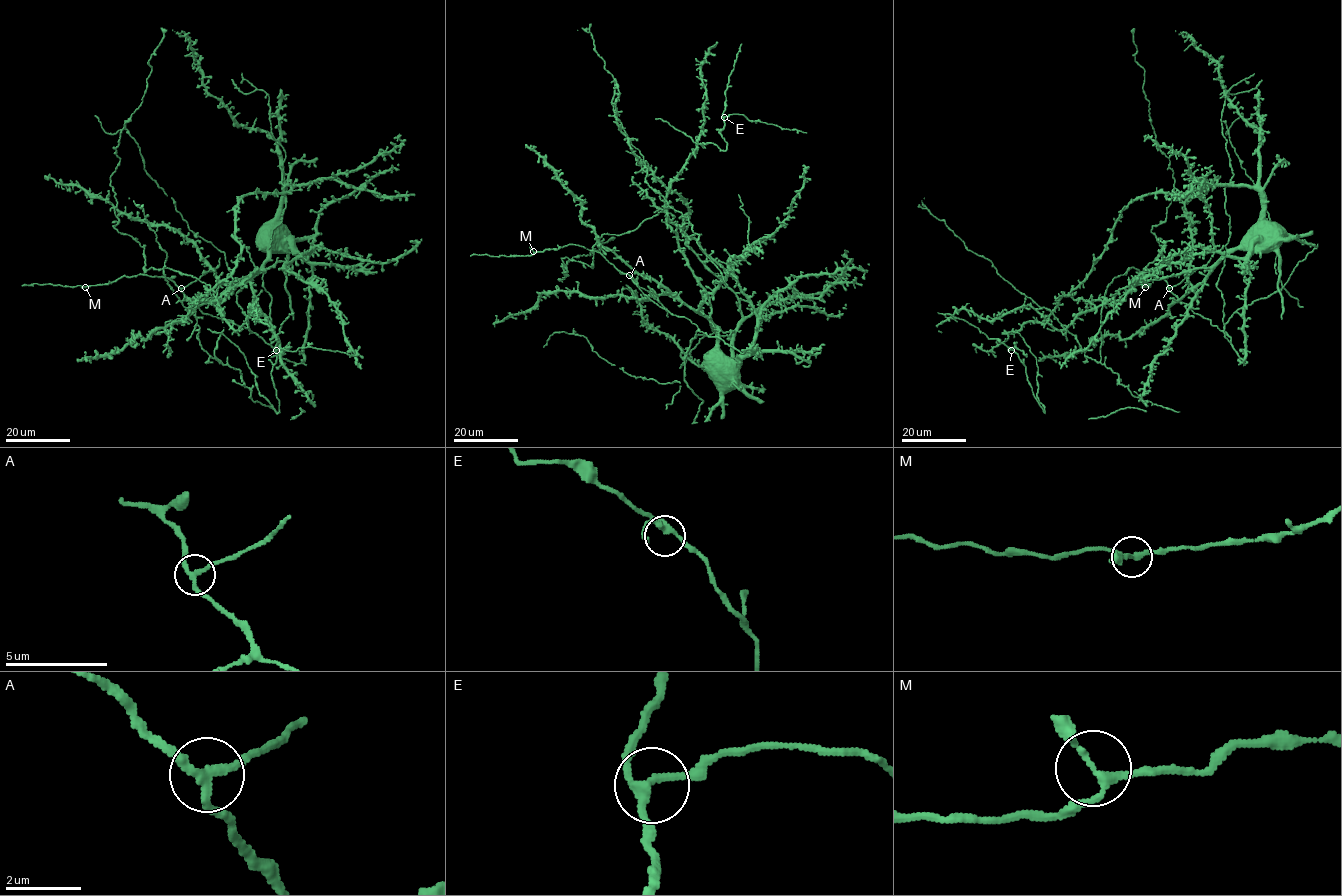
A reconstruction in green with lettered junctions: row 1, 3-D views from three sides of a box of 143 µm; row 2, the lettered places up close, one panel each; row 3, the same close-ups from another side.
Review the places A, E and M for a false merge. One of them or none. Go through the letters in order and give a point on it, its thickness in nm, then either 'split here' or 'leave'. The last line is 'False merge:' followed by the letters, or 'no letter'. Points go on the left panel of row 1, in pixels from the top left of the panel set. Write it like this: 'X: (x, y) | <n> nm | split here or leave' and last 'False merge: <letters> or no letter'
A: (181, 288) | 190 nm | split here
E: (276, 350) | 200 nm | leave
M: (85, 287) | 180 nm | leave
False merge: A

